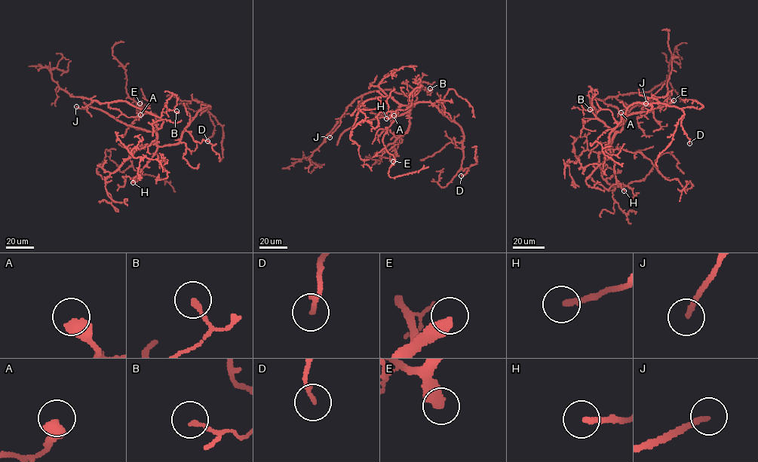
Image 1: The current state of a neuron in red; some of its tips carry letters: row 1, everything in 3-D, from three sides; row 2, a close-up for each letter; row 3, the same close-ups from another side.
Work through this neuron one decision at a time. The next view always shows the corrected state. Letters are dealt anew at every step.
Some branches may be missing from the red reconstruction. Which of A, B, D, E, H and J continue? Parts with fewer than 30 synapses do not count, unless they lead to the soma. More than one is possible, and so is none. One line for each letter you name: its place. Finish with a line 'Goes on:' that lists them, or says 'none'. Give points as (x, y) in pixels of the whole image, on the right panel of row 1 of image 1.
E: place (673, 100)
H: place (624, 191)
J: place (645, 103)
Goes on: E, H, J

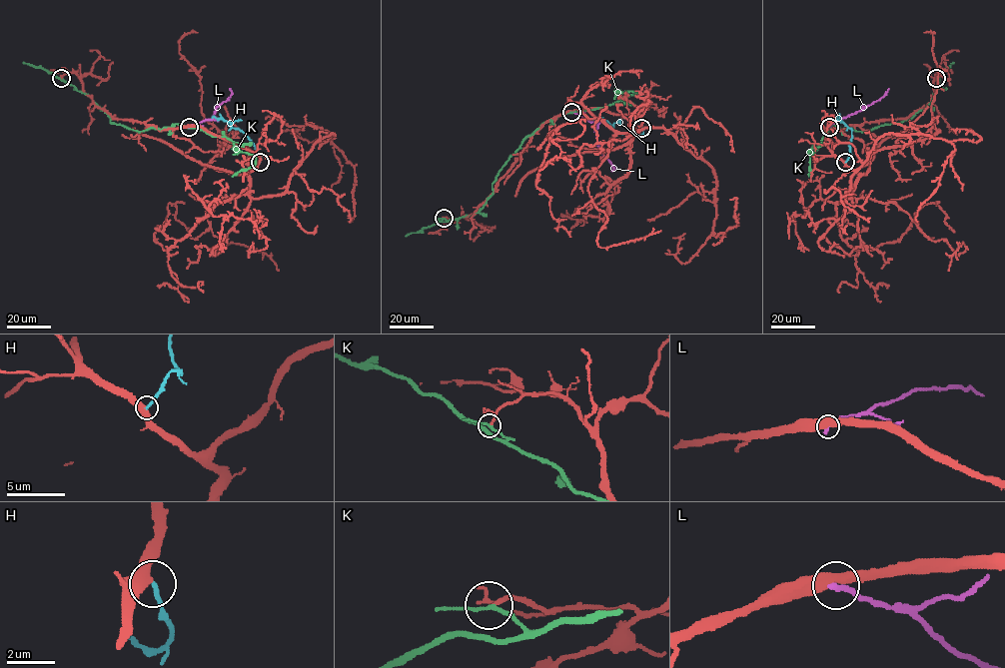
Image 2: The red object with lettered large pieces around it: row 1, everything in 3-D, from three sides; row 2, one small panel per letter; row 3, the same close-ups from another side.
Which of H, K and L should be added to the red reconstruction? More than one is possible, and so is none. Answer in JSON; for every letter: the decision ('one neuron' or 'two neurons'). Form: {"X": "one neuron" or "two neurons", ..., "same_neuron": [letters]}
{"H": "one neuron", "K": "two neurons", "L": "two neurons", "same_neuron": ["H"]}

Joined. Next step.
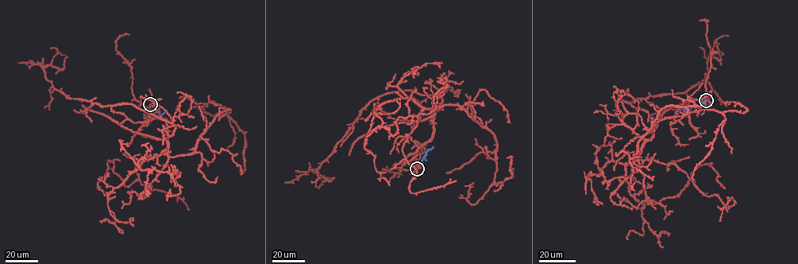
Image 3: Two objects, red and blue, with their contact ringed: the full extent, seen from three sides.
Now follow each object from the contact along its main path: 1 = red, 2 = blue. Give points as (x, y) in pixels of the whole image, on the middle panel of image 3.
1: (417, 168), (415, 152), (431, 137), (441, 98), (388, 92), (367, 104), (310, 170), (325, 177), (317, 186)
2: (417, 168), (426, 151), (433, 146)

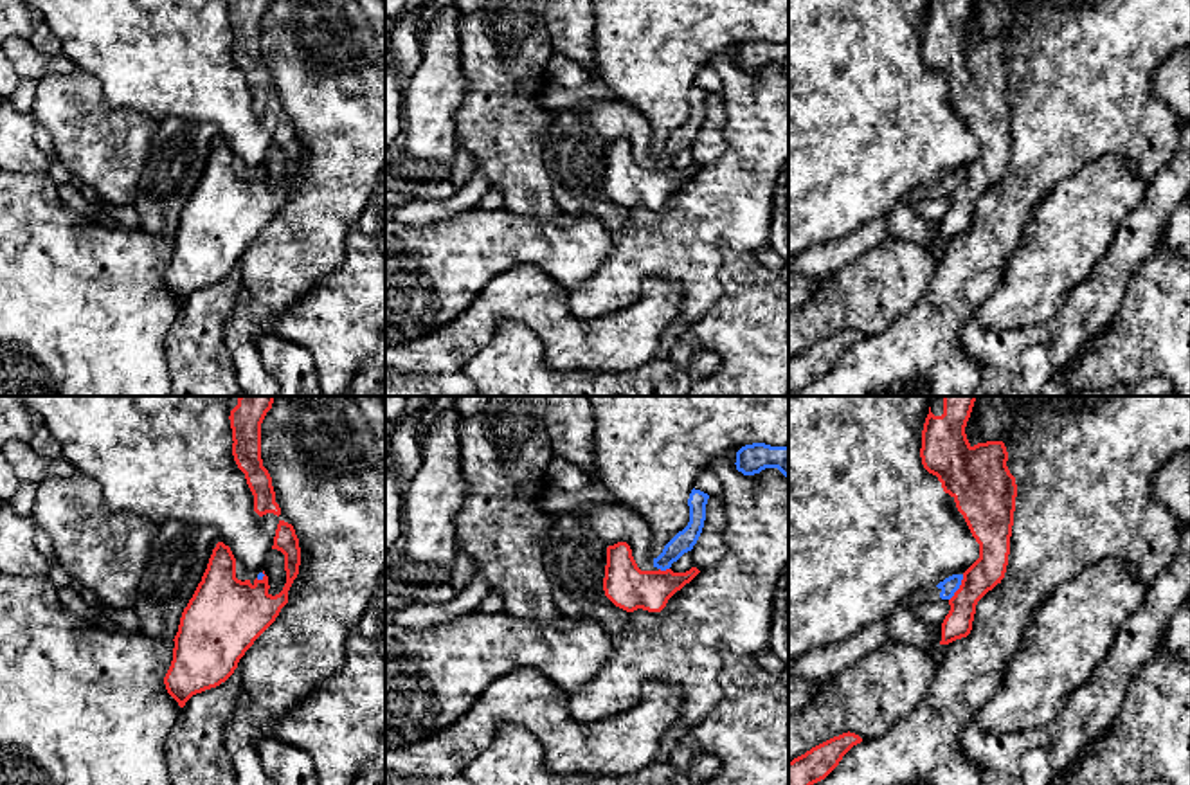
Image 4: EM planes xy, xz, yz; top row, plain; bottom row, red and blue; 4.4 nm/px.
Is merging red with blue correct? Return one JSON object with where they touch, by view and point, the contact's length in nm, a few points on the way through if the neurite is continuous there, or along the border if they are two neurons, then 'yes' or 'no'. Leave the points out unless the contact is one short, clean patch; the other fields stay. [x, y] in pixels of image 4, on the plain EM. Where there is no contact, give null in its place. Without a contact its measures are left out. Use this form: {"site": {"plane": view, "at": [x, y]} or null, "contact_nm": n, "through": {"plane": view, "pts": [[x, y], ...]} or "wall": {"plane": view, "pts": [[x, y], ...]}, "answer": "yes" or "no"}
{"site": {"plane": "yz", "at": [960, 184]}, "contact_nm": 140, "answer": "no"}

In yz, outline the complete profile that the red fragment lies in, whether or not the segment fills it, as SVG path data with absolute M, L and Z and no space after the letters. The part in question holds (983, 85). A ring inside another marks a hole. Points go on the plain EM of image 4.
M931 0L922 27L920 54L924 65L936 72L958 108L963 112L972 133L979 140L979 155L963 169L960 185L949 196L951 207L942 220L940 241L967 234L972 227L978 198L1005 175L1010 133L1014 122L1017 81L1006 58L1003 38L970 41L965 31L974 0Z

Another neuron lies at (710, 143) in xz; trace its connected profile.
M709 92L706 101L704 124L697 140L691 146L693 164L697 164L699 167L706 167L720 158L726 148L724 128L726 128L726 103L722 95Z

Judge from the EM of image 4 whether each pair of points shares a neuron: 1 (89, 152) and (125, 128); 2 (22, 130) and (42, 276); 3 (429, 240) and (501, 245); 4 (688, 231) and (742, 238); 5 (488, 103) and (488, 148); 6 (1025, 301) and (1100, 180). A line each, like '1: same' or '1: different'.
1: same
2: different
3: same
4: same
5: same
6: same

